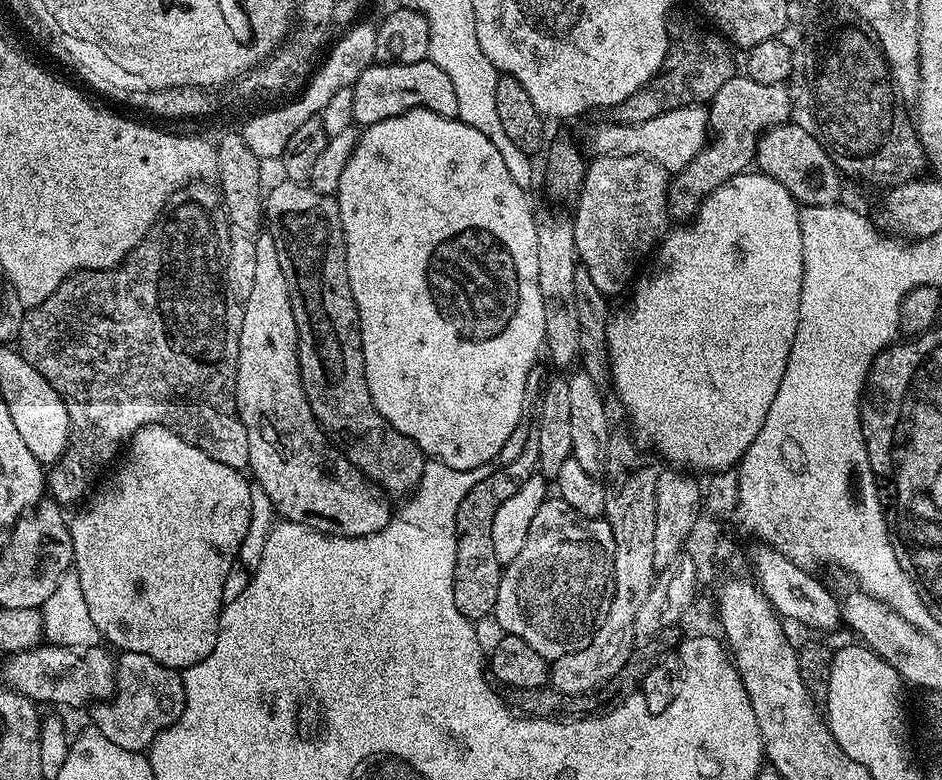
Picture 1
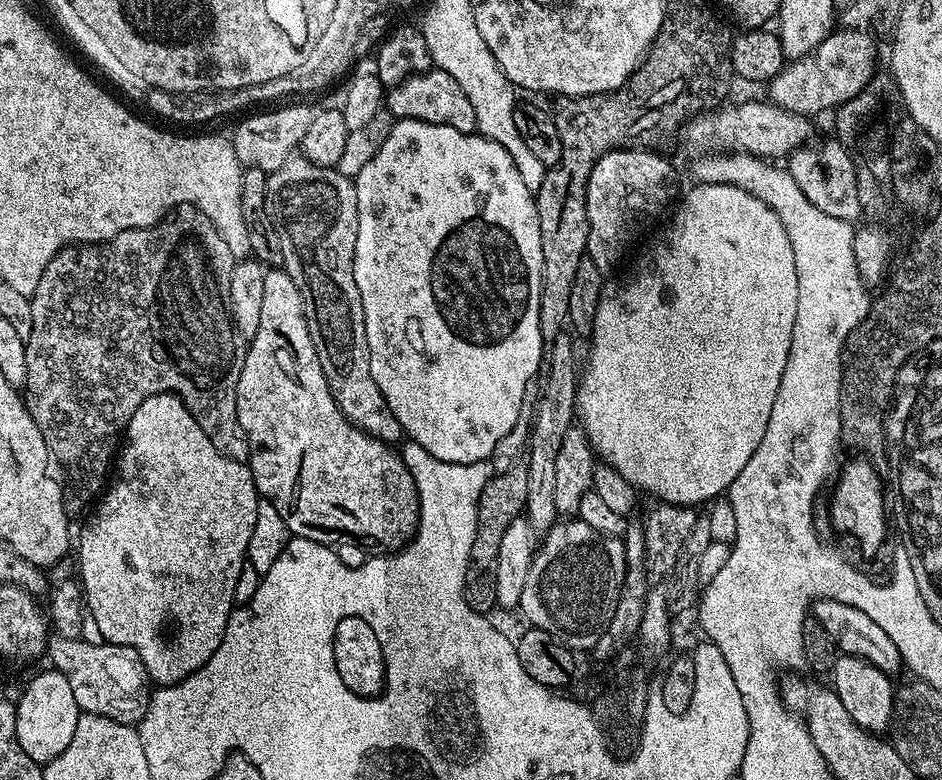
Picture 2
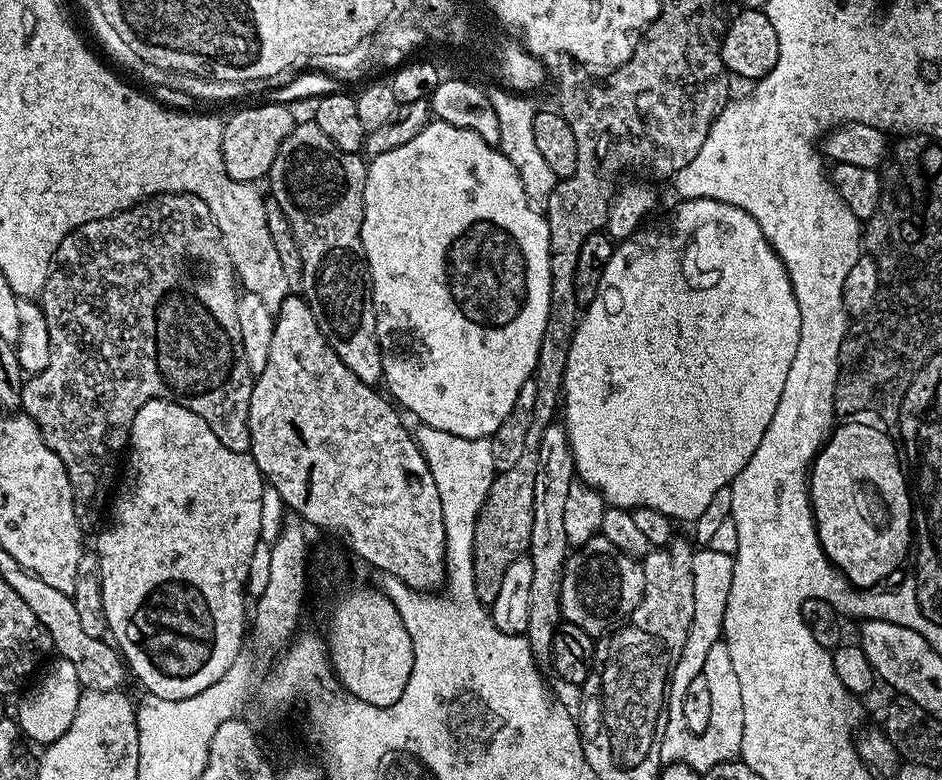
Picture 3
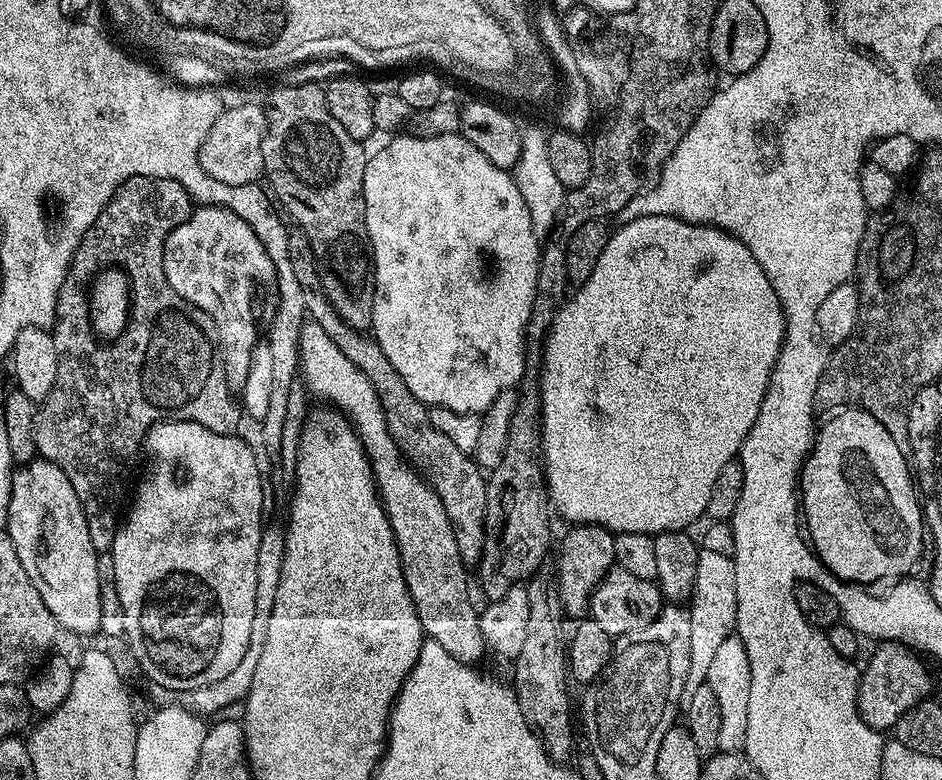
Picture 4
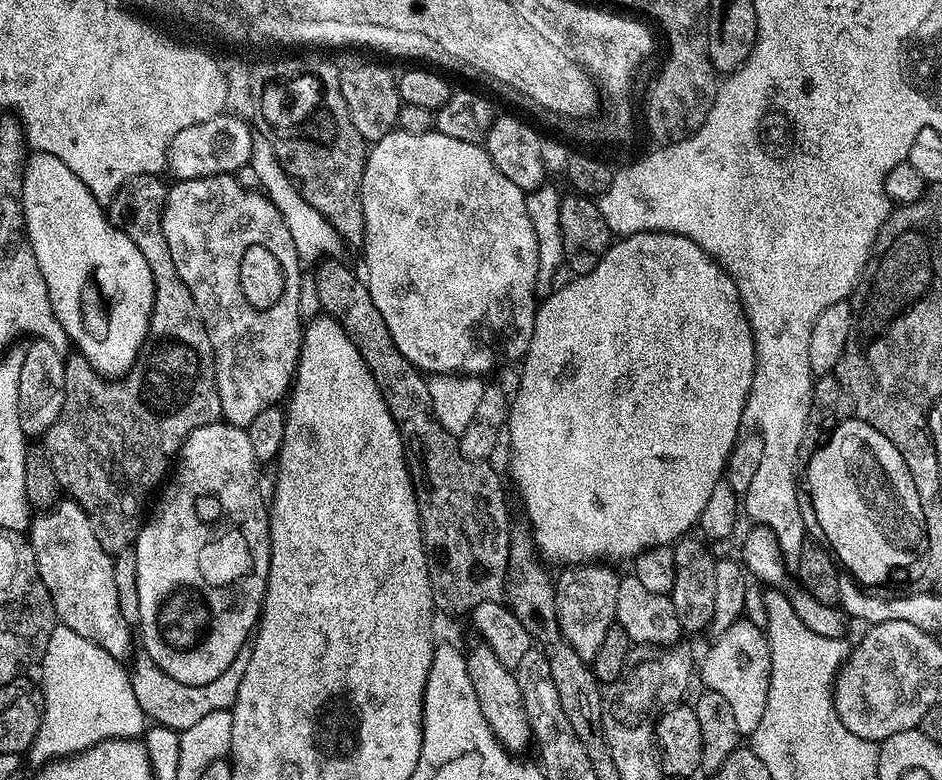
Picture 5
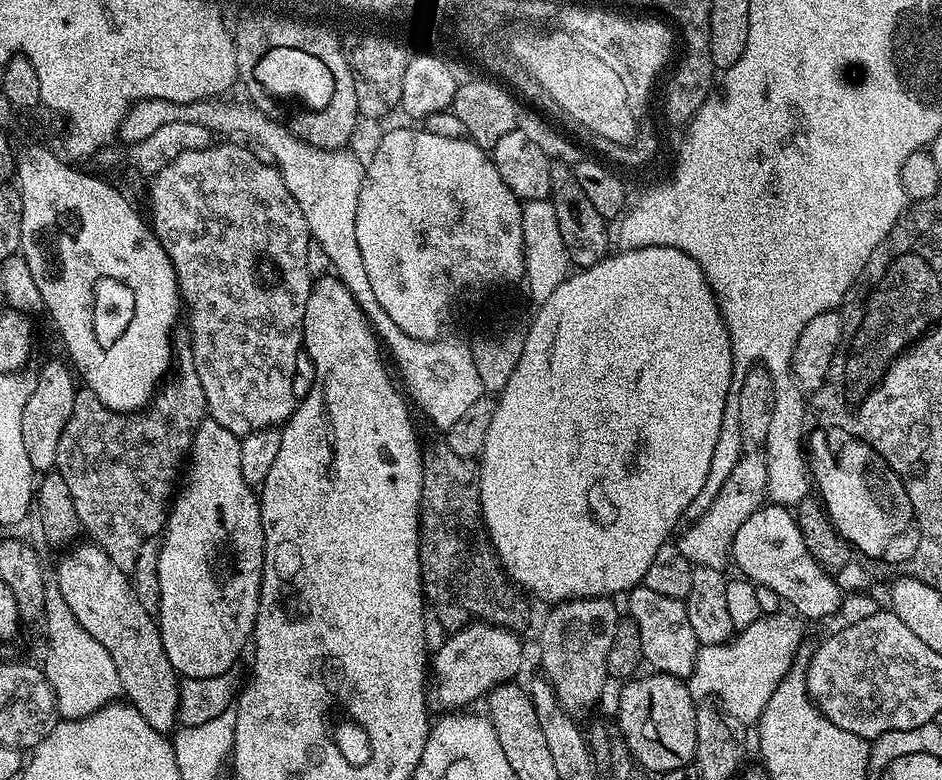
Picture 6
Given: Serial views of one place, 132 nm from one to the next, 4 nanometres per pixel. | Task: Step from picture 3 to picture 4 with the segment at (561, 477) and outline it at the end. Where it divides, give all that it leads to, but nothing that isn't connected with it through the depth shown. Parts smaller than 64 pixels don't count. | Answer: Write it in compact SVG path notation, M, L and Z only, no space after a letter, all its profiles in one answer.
M537 574L526 584L530 598L530 630L522 650L518 650L514 658L514 687L524 721L539 735L549 757L564 762L572 752L572 700L568 697L570 673L566 659L566 636L560 633L560 623L565 623L566 617L557 581L544 575Z

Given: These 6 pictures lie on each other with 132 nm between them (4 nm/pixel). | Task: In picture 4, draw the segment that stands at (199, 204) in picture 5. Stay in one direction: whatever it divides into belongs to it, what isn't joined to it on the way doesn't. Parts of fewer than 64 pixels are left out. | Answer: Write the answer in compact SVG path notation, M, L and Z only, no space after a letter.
M213 204L193 207L186 222L168 235L164 247L166 282L170 282L186 302L198 306L198 310L206 310L216 323L218 352L222 357L226 382L234 390L244 387L251 355L262 340L265 316L261 312L250 312L248 292L246 288L240 288L240 276L244 276L246 268L256 262L254 250L266 250L258 234L254 234L238 214Z

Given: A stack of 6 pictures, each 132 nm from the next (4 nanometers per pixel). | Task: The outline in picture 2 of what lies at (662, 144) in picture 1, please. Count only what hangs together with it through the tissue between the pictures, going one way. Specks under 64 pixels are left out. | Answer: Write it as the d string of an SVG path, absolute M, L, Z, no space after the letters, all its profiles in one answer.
M752 100L749 104L736 104L733 108L728 108L729 106L721 106L711 112L706 112L698 116L692 117L691 120L688 121L686 127L683 129L682 137L684 136L684 144L689 148L690 151L696 152L695 154L710 154L715 150L733 150L735 152L746 152L751 156L758 156L761 158L776 158L772 156L782 156L782 158L788 158L792 155L792 152L796 149L806 145L813 139L812 136L812 124L813 121L806 116L800 116L797 112L788 112L784 108L780 108L777 104L771 102L763 102L764 104L759 104L758 101Z

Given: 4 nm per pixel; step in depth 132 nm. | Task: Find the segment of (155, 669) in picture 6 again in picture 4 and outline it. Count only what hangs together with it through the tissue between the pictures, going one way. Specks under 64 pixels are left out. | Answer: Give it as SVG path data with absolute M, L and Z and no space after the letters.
M37 458L19 465L12 473L12 489L8 503L8 537L14 542L22 570L30 574L34 590L42 594L42 602L54 614L57 625L68 632L88 636L100 632L102 598L98 582L98 553L90 542L86 514L70 478L58 465Z

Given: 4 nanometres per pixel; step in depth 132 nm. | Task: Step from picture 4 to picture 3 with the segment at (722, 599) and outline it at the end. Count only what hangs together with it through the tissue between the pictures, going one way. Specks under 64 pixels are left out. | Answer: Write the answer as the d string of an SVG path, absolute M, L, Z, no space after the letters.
M707 546L695 551L693 559L693 617L690 620L690 629L686 634L685 645L682 646L682 653L679 655L678 662L673 664L669 676L665 709L666 728L668 729L673 725L687 727L686 718L683 717L683 697L687 693L687 687L694 682L695 678L703 675L708 651L721 641L726 601L729 598L730 585L733 581L734 564L734 556L717 552Z

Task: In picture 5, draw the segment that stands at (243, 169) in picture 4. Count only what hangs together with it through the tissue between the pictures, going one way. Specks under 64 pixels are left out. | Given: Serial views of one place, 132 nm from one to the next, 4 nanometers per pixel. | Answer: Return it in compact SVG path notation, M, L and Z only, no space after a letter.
M221 114L210 118L206 122L198 122L194 126L186 126L180 128L178 134L174 134L174 138L168 147L167 171L173 172L176 180L193 180L194 178L202 178L203 176L226 176L229 174L239 173L239 168L247 169L252 159L252 138L253 129L248 129L247 119L241 118L239 115Z

